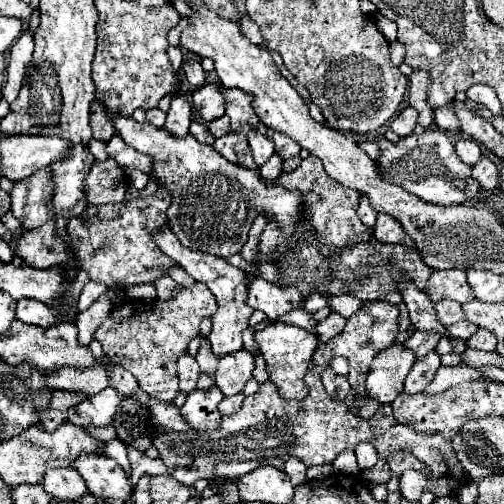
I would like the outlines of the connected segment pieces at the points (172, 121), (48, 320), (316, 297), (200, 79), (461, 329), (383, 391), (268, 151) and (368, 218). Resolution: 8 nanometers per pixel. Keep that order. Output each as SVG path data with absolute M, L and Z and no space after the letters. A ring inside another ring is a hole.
M174 95L172 103L170 103L170 111L168 111L168 119L164 123L164 129L168 133L174 133L178 137L188 135L188 125L190 125L190 117L192 117L192 107L188 105L184 95Z
M18 299L16 317L20 321L26 321L26 323L32 323L38 327L52 327L59 321L48 305L34 301L34 299Z
M314 293L306 300L305 310L308 313L314 314L320 309L324 308L327 305L329 299L330 297L326 295Z
M188 61L182 65L184 67L184 73L186 73L186 79L192 87L202 87L204 85L204 79L206 79L206 73L200 65L200 61Z
M458 321L454 325L448 325L446 327L446 333L450 337L458 337L458 339L468 339L478 327L474 323L468 323L468 321Z
M392 343L390 347L382 349L370 365L368 379L366 379L366 391L378 401L378 403L392 403L398 393L404 389L404 379L414 365L416 355L408 347L400 343Z
M258 131L248 133L248 143L250 143L250 149L252 149L254 161L258 165L264 165L270 159L270 155L274 153L274 143L266 135L262 135Z
M362 195L360 197L360 205L358 205L358 217L360 217L360 221L366 225L366 227L374 227L374 223L376 223L376 211L370 207L370 201L368 201L368 197L366 195Z

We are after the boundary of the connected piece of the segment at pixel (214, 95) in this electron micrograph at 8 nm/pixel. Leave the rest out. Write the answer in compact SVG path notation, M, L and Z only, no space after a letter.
M210 83L210 85L204 85L202 89L196 89L192 103L194 103L194 111L200 113L200 117L206 123L216 117L222 117L226 109L226 99L222 97L222 85Z

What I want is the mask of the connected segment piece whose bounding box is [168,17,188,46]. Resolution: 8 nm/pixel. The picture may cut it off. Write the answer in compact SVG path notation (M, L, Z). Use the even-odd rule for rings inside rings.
M182 17L176 27L174 27L168 34L169 45L179 46L180 45L180 35L184 28L188 24L187 17Z

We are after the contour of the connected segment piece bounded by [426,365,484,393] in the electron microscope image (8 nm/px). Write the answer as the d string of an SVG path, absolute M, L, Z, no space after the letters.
M462 365L462 367L440 367L432 379L432 383L426 387L428 393L442 393L446 391L448 387L454 387L458 383L464 383L464 381L478 381L478 379L484 379L482 373L474 367L468 367L468 365Z

